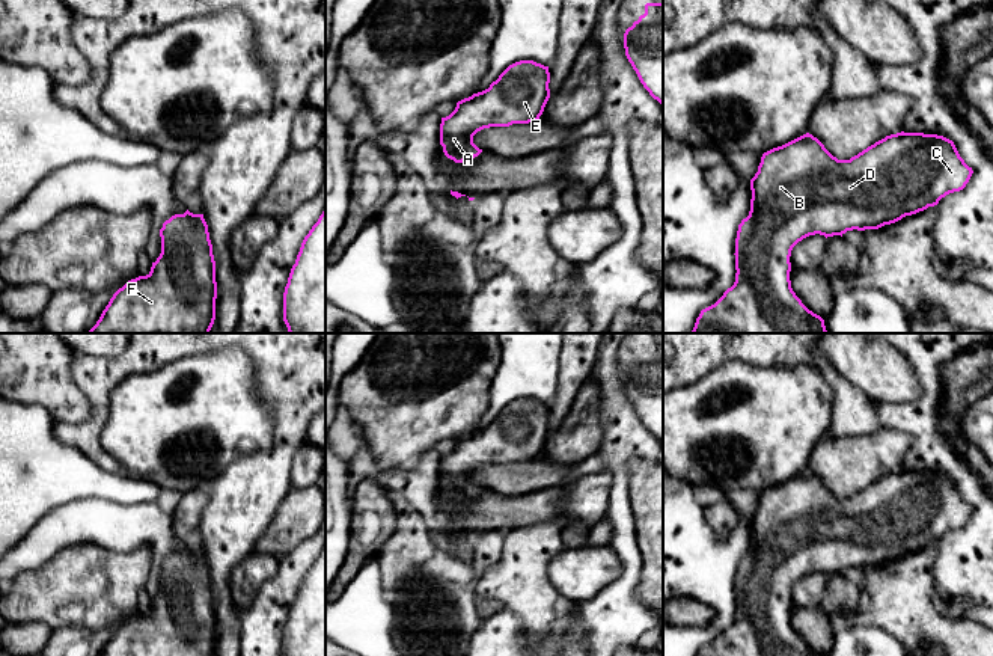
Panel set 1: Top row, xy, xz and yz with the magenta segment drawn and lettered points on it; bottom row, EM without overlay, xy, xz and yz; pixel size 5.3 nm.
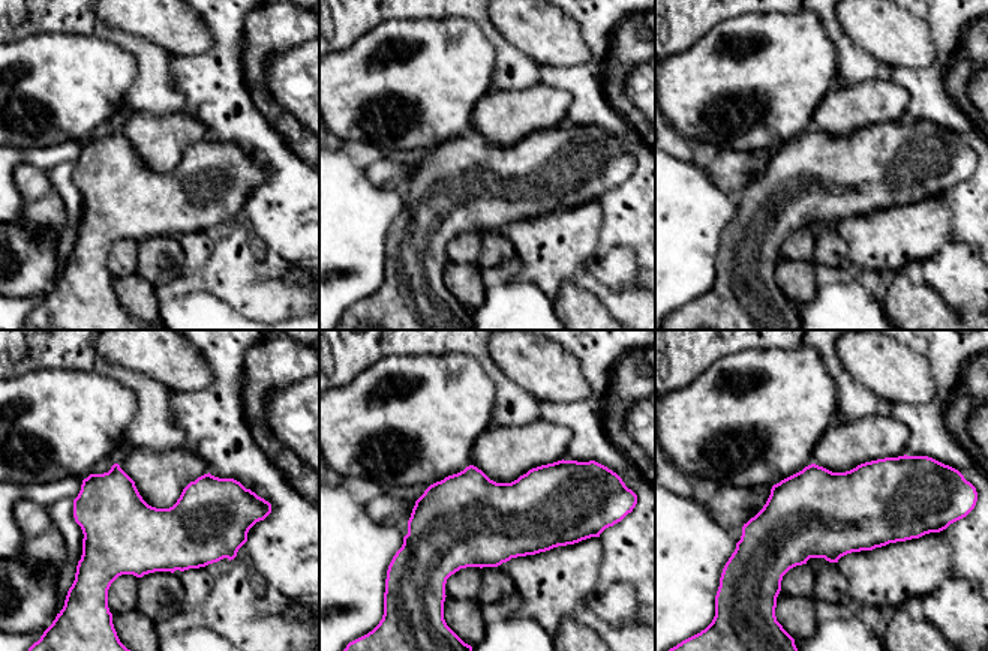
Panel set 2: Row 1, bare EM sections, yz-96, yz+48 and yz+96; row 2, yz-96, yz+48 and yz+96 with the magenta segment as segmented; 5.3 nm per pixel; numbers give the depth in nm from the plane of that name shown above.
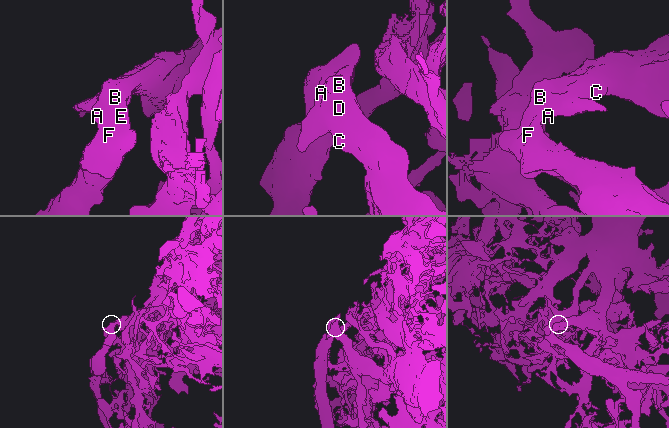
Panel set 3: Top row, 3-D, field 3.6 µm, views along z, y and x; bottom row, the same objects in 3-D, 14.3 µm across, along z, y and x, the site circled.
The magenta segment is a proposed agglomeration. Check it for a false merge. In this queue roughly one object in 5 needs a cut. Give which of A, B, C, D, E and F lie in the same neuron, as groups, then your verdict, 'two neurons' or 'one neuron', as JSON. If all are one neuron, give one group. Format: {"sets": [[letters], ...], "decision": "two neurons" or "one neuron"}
{"sets": [["A", "B", "C", "D", "E", "F"]], "decision": "one neuron"}

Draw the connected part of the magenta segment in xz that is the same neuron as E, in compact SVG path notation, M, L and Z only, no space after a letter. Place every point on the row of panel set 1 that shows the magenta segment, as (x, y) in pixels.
M520 60L509 65L488 89L458 101L455 110L442 118L440 145L445 155L455 163L472 160L482 152L473 143L473 136L478 131L490 127L536 122L550 98L548 83L548 66L533 60Z

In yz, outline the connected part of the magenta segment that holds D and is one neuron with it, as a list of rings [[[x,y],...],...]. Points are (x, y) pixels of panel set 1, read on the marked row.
[[[806,133],[762,154],[750,179],[750,211],[735,238],[735,282],[711,306],[701,311],[690,333],[827,333],[824,320],[809,311],[791,288],[791,250],[809,235],[844,235],[847,231],[878,229],[906,216],[934,207],[949,193],[966,187],[973,170],[960,157],[952,140],[924,133],[897,133],[868,146],[850,160],[838,160]]]

